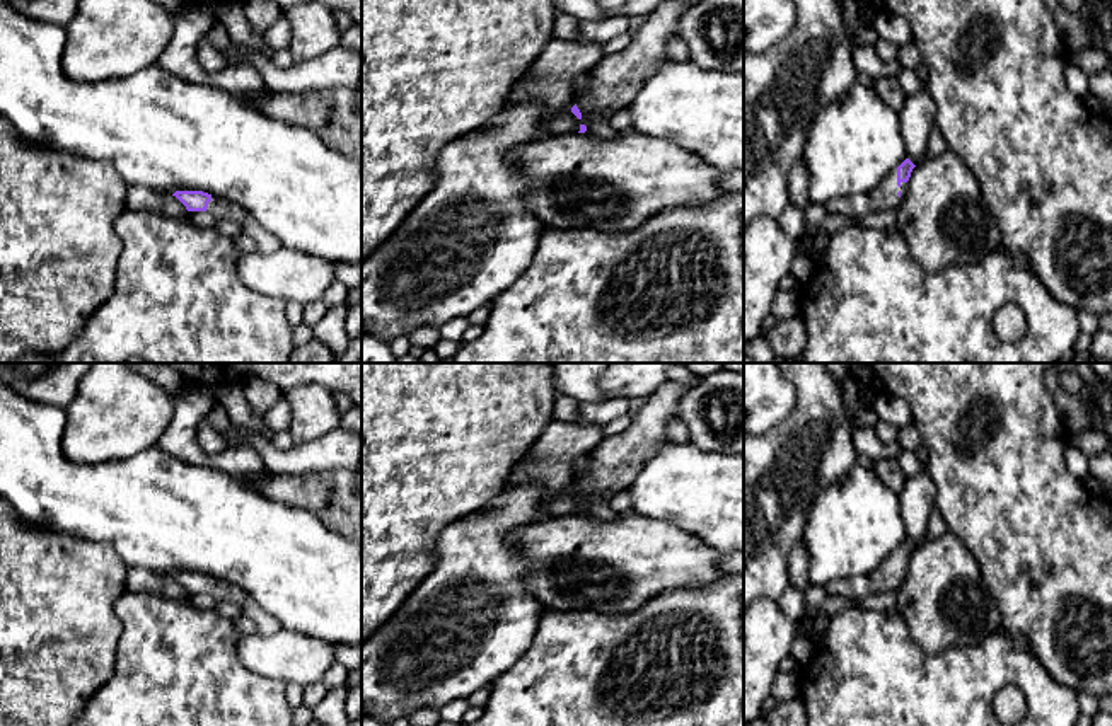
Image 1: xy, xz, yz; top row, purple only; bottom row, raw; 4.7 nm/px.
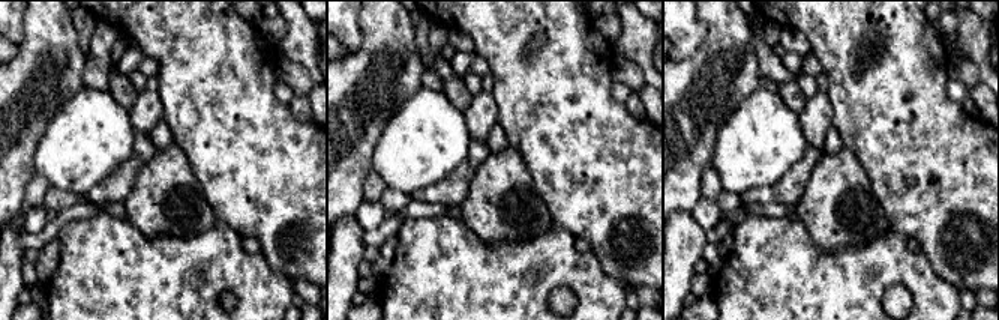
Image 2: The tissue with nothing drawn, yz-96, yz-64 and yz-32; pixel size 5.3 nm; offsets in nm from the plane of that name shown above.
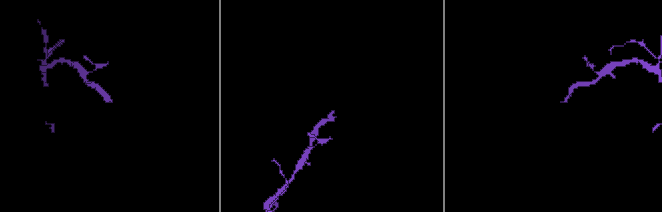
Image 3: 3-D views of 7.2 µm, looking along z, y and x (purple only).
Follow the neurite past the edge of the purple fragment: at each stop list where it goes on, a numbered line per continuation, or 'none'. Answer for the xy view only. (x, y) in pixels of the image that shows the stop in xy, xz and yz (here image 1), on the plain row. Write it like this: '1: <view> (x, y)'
1: xy (224, 592)

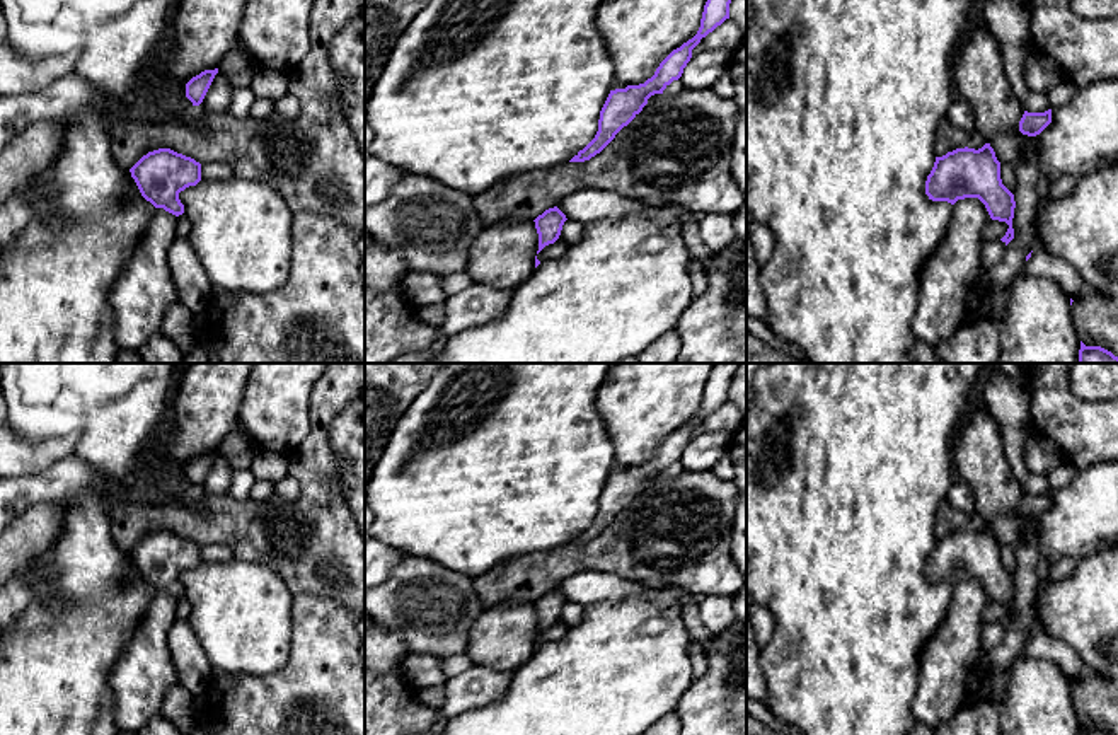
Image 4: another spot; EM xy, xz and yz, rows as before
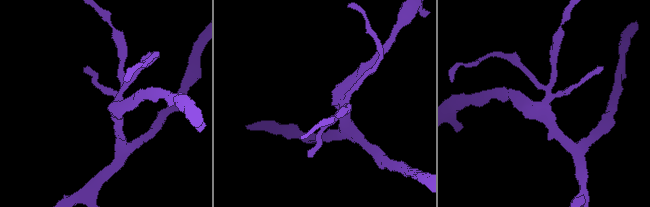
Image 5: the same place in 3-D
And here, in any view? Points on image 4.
none

